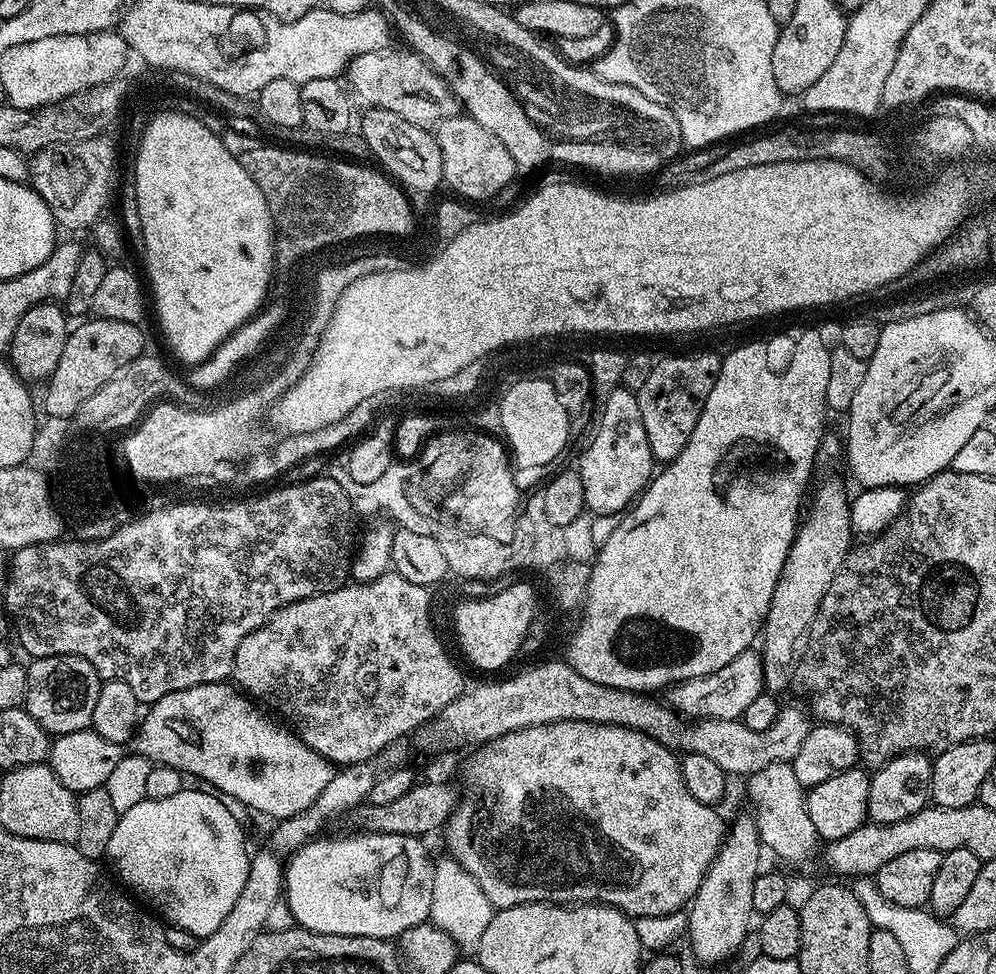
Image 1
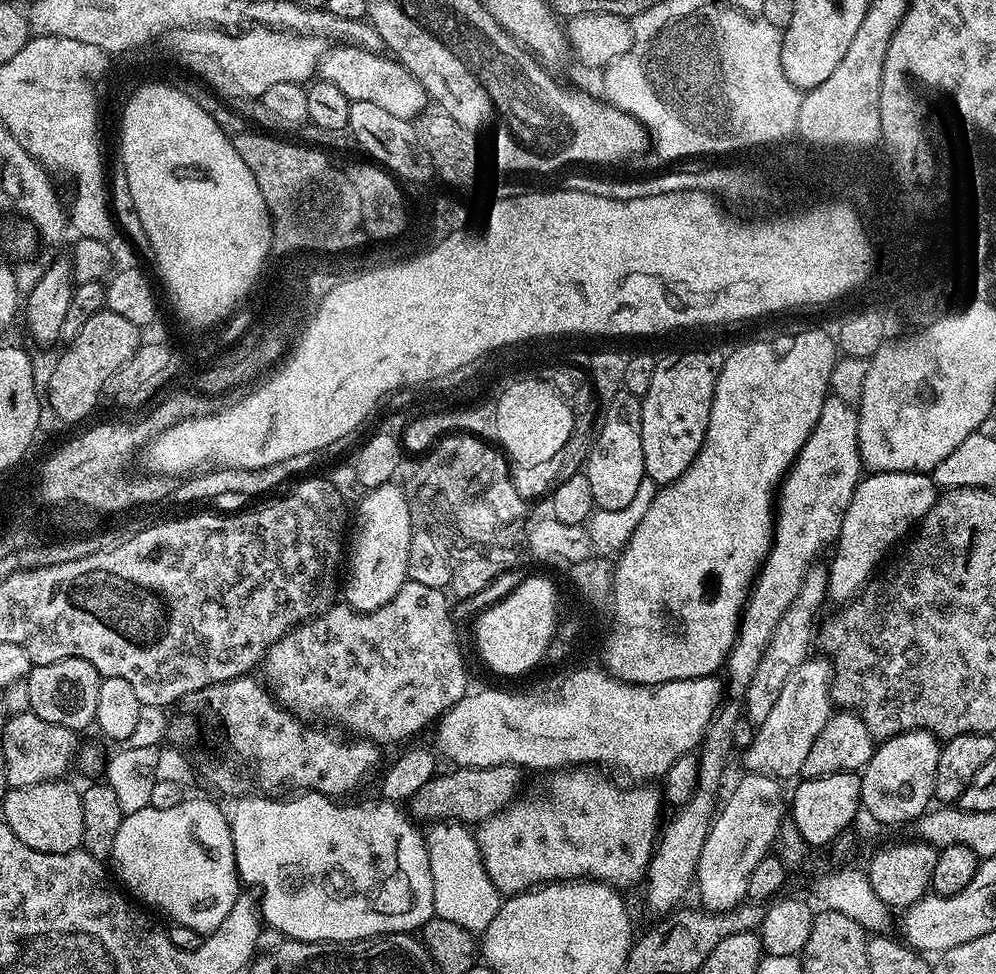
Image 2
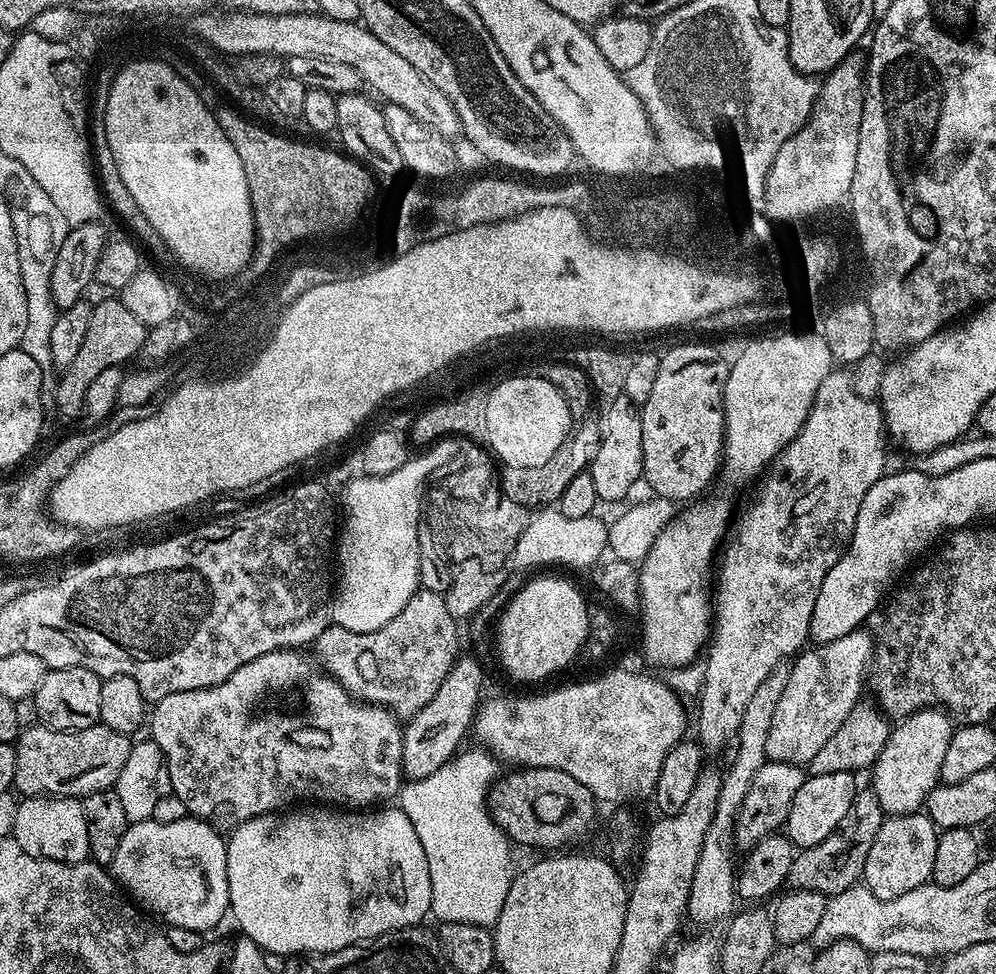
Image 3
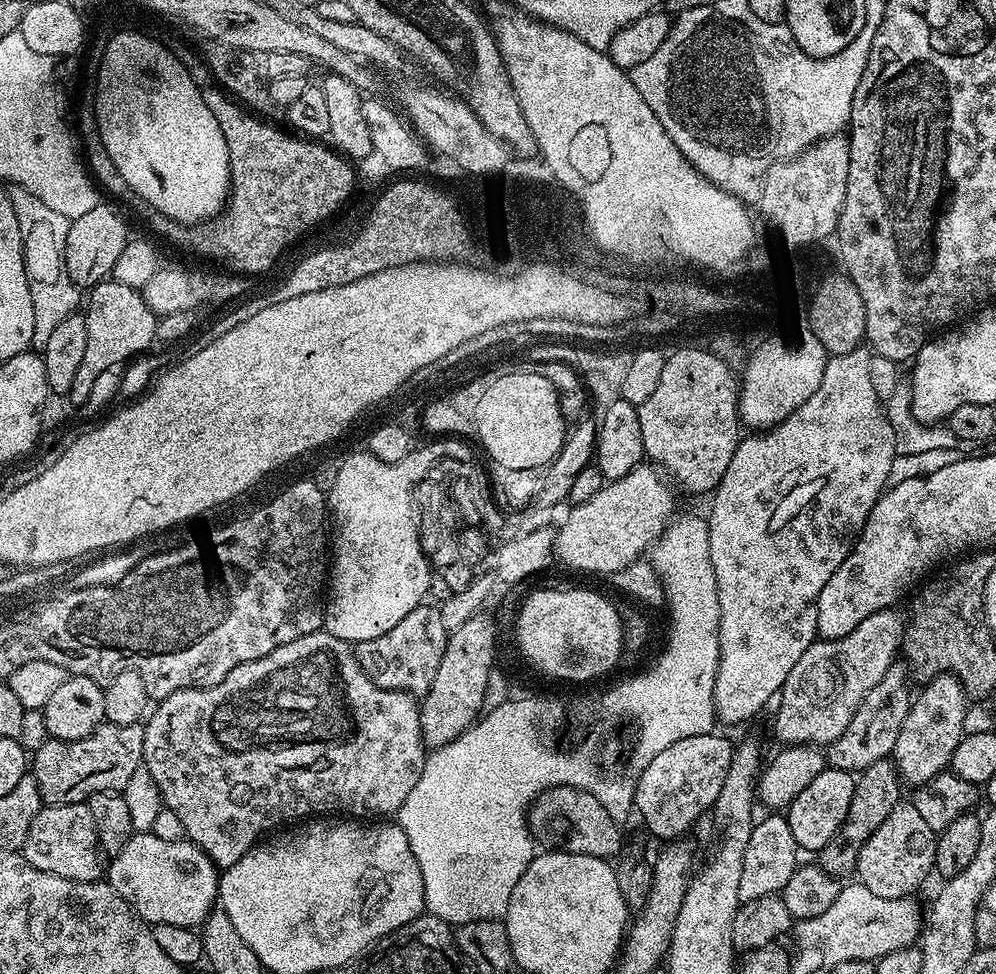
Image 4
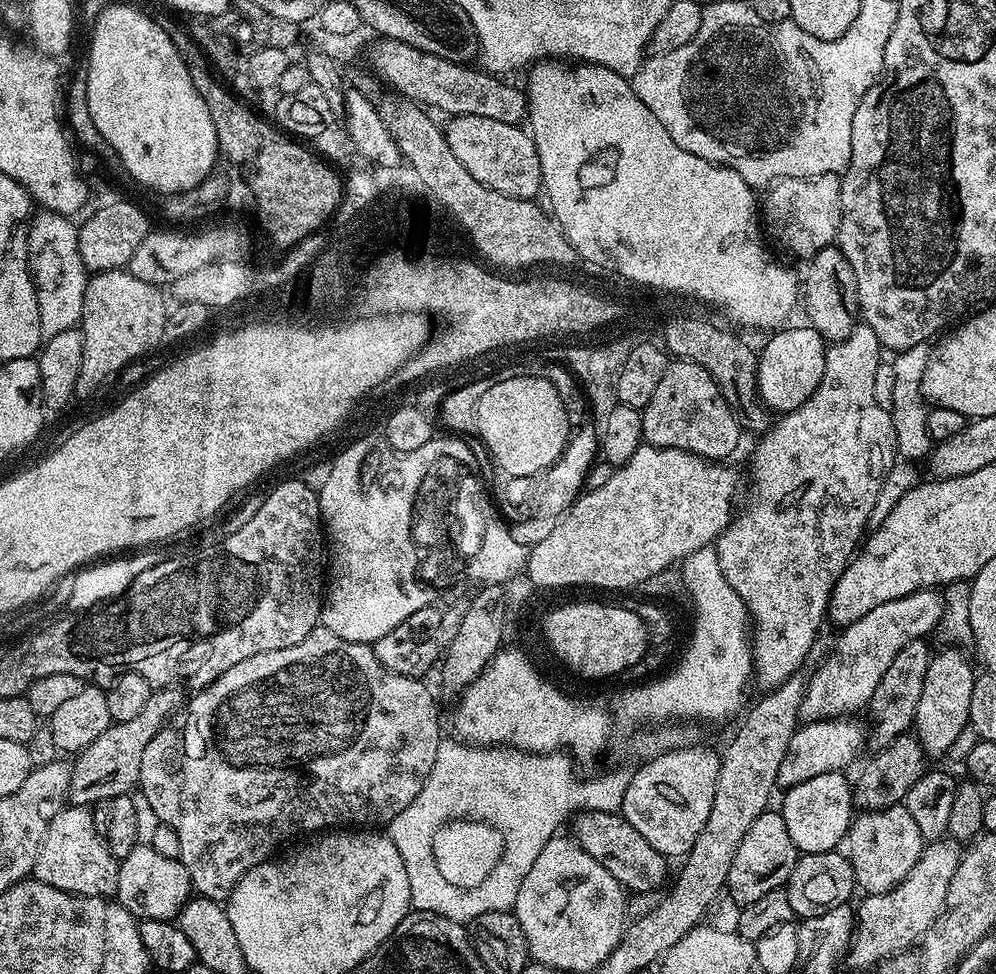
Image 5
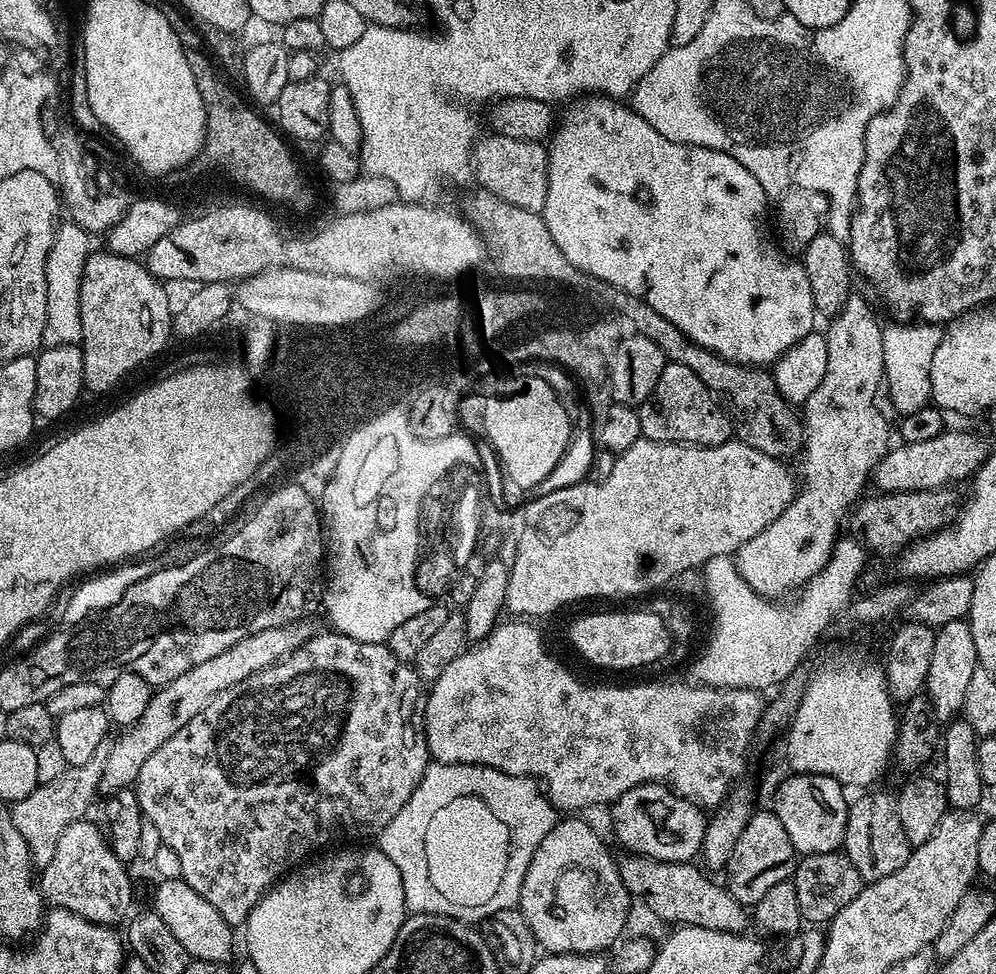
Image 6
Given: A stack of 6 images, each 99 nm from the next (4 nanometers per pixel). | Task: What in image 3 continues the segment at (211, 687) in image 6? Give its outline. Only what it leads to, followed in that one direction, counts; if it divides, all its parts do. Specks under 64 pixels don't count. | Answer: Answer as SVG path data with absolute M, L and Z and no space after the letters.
M39 722L25 728L14 741L14 788L25 796L74 796L83 798L112 788L130 755L133 741L125 733L95 724L86 730L63 732Z

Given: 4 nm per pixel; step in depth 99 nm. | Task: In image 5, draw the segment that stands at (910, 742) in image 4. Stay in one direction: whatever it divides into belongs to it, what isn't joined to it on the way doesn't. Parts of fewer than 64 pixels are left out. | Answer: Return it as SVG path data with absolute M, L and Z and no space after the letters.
M944 646L941 652L931 657L926 670L926 682L922 682L922 698L918 698L918 710L914 721L914 735L924 749L925 757L944 756L948 748L956 744L956 739L963 734L964 728L969 727L968 715L970 714L970 694L974 691L974 682L978 675L977 669L972 669L972 664L963 656L961 649L956 646Z

